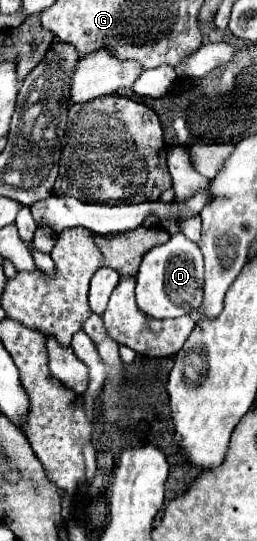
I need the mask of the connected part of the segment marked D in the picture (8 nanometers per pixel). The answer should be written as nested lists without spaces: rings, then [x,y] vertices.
[[[176,233],[170,237],[168,243],[158,245],[144,255],[140,271],[136,275],[136,303],[144,315],[154,319],[182,317],[186,313],[194,313],[202,303],[202,281],[204,263],[198,245],[186,239],[182,233]]]

